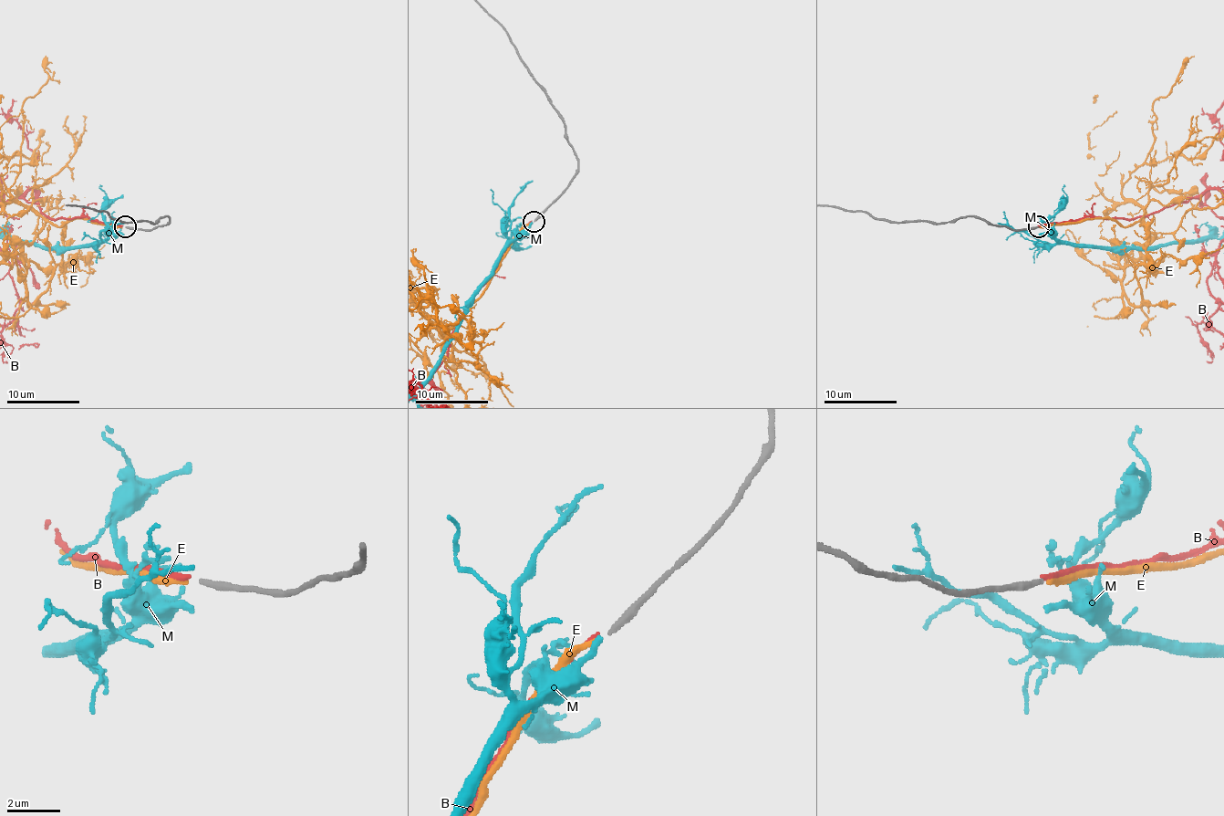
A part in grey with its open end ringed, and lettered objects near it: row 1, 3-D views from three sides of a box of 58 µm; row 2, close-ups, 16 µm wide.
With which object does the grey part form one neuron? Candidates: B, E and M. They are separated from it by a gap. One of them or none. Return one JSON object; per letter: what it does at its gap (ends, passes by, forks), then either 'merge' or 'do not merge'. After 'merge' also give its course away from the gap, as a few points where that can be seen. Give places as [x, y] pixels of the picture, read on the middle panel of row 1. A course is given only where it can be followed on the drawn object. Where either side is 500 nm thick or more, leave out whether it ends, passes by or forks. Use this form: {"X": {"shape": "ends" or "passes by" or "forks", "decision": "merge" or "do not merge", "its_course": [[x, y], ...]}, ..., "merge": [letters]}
{"B": {"shape": "ends", "decision": "do not merge"}, "E": {"shape": "ends", "decision": "do not merge"}, "M": {"shape": "ends", "decision": "do not merge"}, "merge": []}

